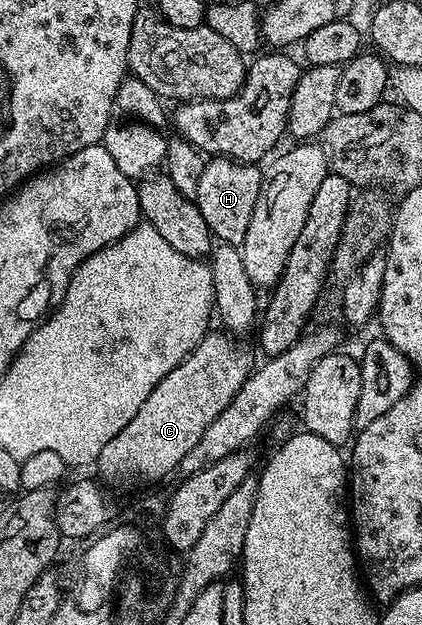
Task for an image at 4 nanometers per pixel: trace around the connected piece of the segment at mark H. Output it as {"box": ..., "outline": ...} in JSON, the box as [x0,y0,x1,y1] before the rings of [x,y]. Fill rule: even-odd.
{"box":[196,156,263,247],"outline":[[[216,156],[207,161],[197,174],[196,205],[206,221],[206,227],[219,243],[241,247],[252,208],[262,187],[263,171],[257,165],[235,160],[230,156]]]}

